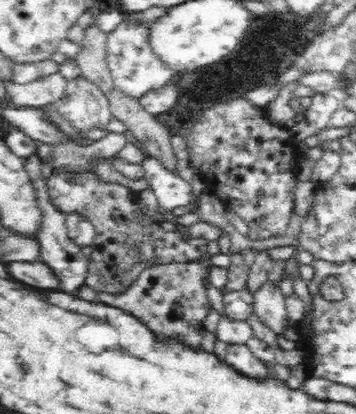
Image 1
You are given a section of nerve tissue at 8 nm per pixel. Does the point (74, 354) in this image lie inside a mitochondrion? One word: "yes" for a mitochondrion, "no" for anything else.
no

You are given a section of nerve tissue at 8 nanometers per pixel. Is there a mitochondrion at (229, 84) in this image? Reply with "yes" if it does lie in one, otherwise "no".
no

